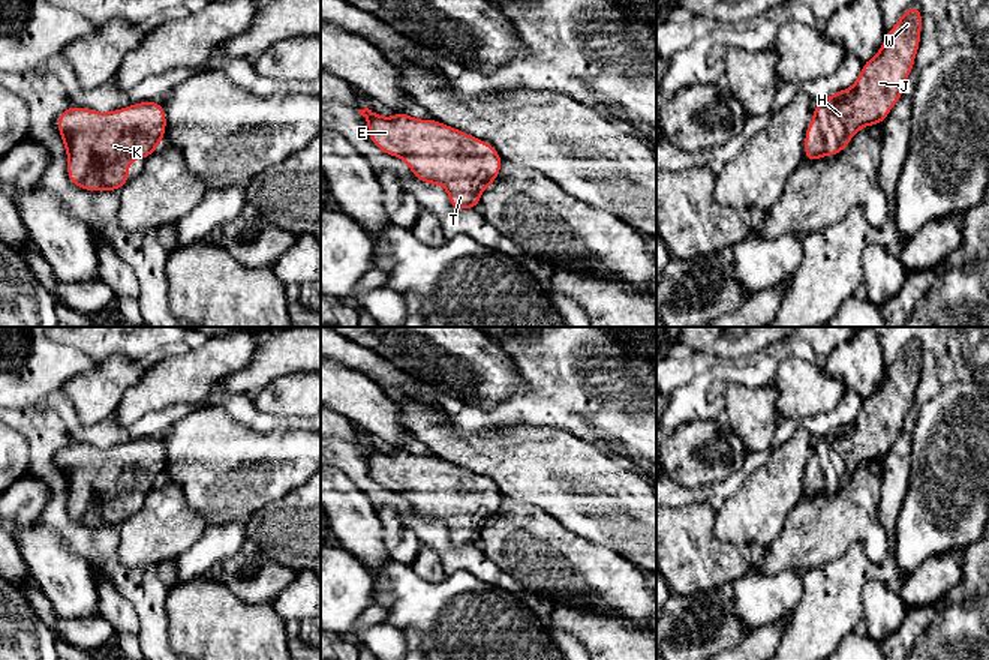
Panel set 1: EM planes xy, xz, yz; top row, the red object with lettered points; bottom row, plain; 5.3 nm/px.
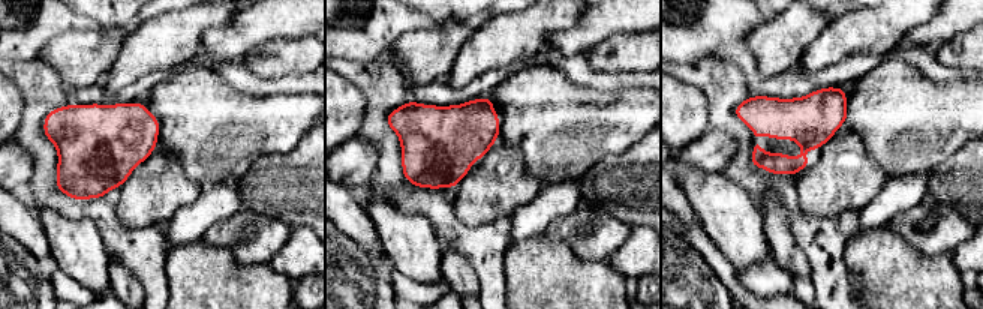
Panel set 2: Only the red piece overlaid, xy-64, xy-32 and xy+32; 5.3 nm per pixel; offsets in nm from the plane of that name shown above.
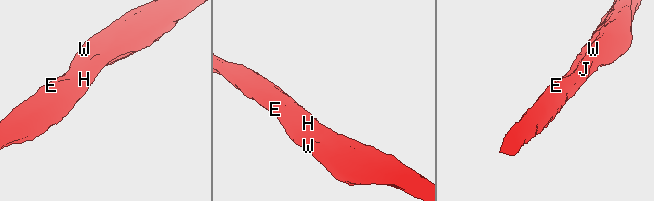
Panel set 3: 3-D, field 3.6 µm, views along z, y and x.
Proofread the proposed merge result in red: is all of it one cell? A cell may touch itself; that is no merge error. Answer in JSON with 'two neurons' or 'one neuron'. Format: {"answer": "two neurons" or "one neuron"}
{"answer": "one neuron"}

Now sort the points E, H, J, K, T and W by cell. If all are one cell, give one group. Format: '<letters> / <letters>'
E H J K T W

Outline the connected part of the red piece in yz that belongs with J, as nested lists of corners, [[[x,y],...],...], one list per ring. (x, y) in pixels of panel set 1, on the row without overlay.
[[[914,340],[886,368],[884,380],[863,399],[856,418],[814,442],[805,471],[806,498],[839,490],[857,466],[886,456],[914,404],[920,368],[922,346]]]

